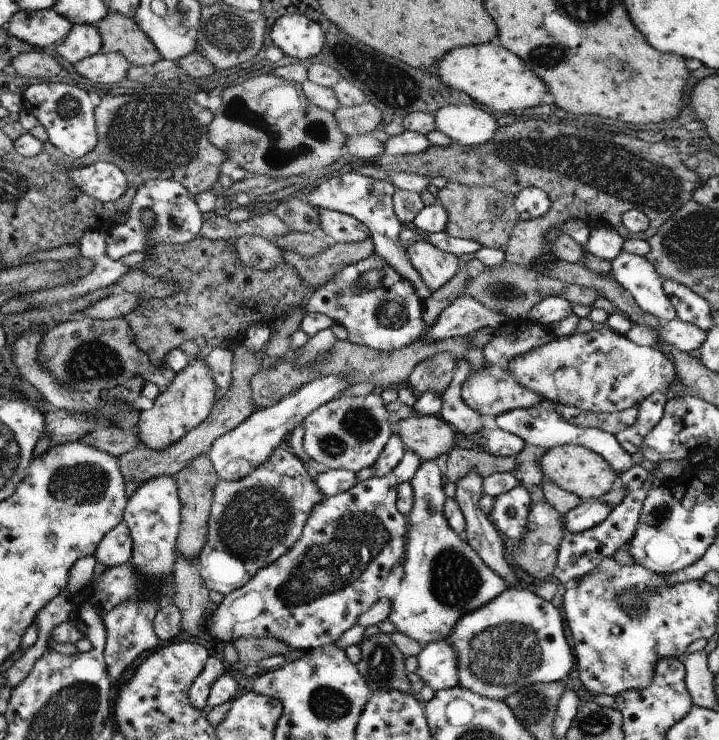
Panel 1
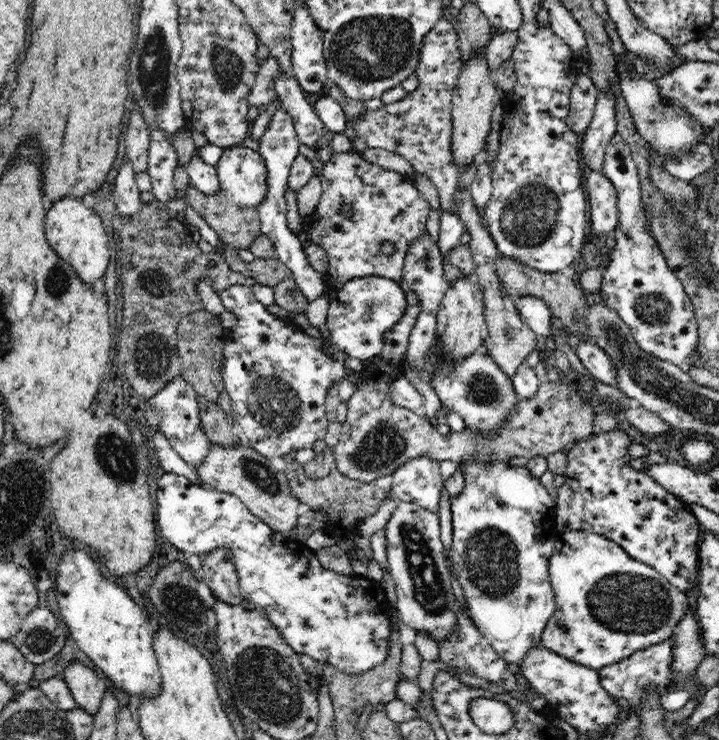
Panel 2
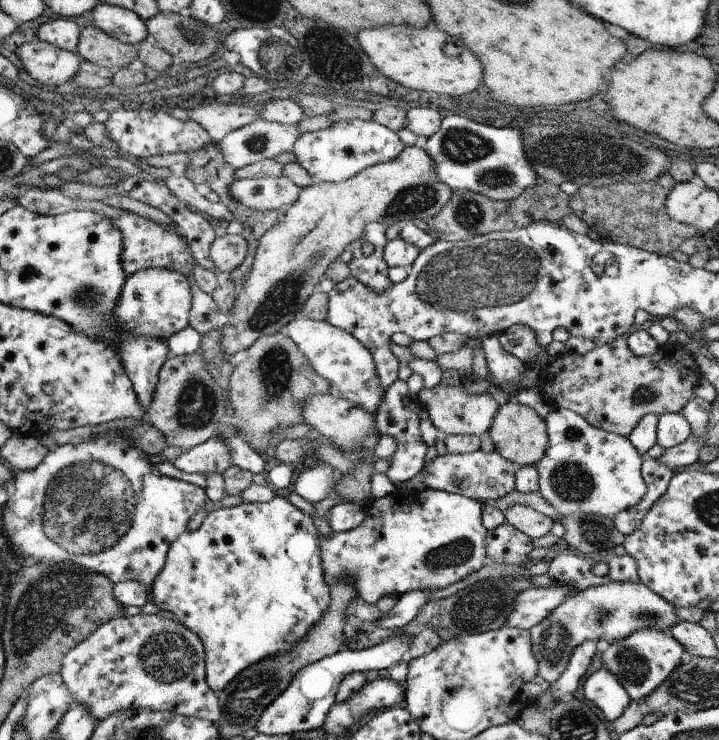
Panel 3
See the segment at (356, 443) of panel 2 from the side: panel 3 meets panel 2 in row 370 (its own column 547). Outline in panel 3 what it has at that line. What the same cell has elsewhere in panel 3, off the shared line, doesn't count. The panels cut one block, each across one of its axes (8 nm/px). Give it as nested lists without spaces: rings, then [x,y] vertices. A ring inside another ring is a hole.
[[[623,335],[611,343],[596,346],[584,355],[566,351],[551,357],[539,370],[541,377],[537,389],[552,407],[573,410],[592,426],[622,436],[628,436],[648,413],[680,413],[690,399],[694,398],[692,390],[701,379],[694,356],[684,352],[681,346],[666,343],[654,354],[636,356],[627,345],[627,337],[624,338]]]

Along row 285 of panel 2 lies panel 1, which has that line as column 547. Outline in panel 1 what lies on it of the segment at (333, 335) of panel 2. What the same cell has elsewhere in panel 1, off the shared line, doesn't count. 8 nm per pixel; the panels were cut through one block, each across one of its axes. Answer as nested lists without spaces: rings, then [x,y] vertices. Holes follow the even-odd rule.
[[[600,325],[592,331],[564,335],[534,348],[510,362],[518,384],[555,404],[595,413],[613,413],[630,408],[654,392],[666,392],[677,381],[669,355],[660,349],[634,344],[626,335]]]

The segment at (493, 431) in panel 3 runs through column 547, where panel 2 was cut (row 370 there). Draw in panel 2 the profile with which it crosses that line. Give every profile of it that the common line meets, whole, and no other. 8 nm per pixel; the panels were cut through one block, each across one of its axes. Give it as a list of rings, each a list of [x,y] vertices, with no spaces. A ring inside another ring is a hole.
[[[474,276],[458,278],[454,284],[449,285],[437,312],[436,336],[435,347],[431,350],[431,360],[439,364],[433,368],[435,374],[444,372],[448,364],[456,364],[458,360],[482,348],[483,340],[488,336],[488,325],[482,287],[476,283]]]

